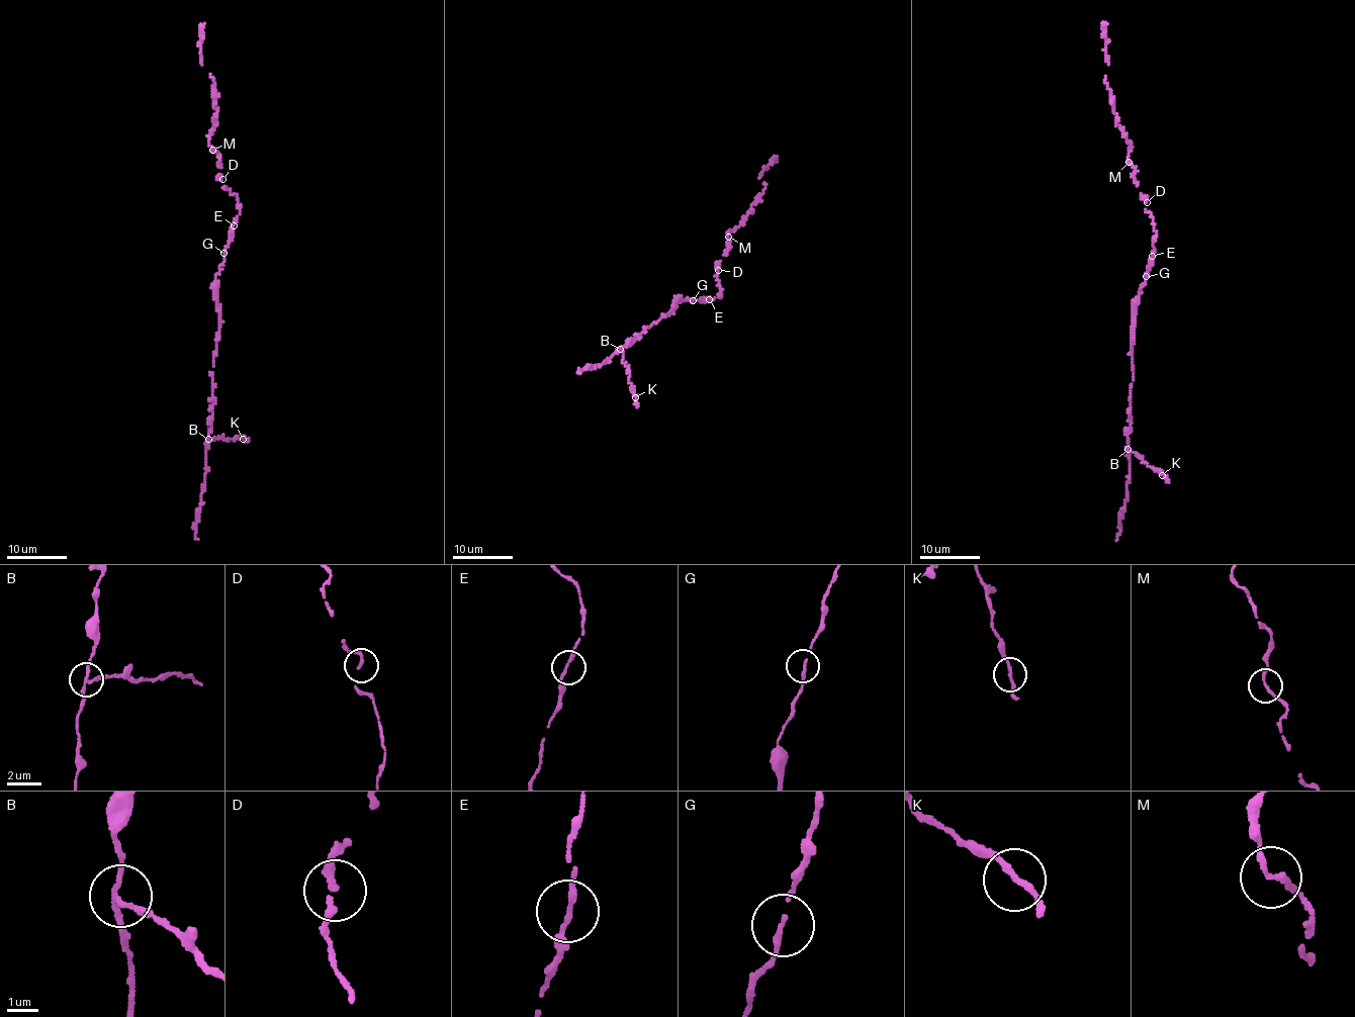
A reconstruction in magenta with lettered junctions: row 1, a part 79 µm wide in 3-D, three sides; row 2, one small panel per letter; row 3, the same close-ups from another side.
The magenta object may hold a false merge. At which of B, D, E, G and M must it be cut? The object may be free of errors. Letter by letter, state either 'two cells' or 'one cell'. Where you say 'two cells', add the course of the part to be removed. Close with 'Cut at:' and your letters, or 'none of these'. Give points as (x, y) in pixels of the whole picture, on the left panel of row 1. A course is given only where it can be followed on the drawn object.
B: two cells; foreign part runs (208, 440), (230, 440), (236, 436), (249, 441)
D: one cell
E: one cell
G: one cell
M: one cell
Cut at: B

